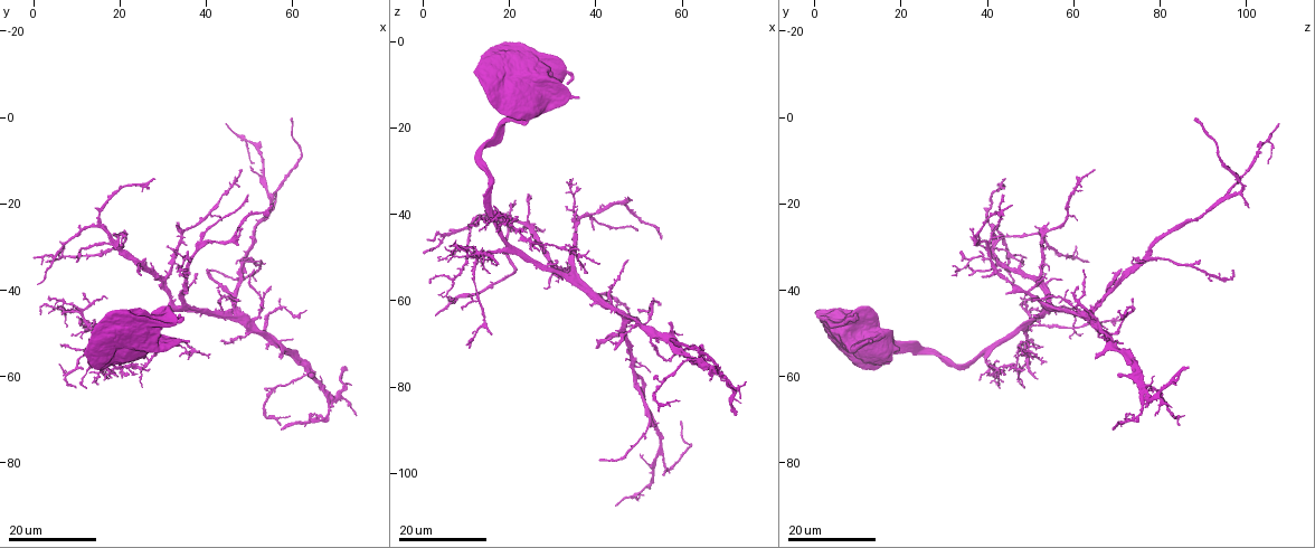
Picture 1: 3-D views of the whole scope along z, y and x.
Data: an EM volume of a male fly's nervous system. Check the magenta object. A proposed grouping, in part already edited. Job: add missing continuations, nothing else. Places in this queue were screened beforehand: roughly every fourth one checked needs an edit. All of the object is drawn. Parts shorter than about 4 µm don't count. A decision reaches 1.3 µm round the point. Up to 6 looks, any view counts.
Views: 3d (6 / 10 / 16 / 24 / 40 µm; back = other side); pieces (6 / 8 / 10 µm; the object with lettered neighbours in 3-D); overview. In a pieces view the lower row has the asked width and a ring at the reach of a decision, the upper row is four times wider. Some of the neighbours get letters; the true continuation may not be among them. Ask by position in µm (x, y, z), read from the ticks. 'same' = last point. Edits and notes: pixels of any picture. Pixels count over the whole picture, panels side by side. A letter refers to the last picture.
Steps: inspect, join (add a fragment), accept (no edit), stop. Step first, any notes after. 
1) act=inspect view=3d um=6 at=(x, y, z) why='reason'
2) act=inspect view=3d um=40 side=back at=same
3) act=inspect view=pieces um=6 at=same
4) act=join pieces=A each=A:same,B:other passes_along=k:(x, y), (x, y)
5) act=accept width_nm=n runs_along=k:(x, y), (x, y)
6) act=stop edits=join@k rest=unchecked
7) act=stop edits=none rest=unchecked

act=inspect view=3d um=24 at=(58.0, 72.5, 68.5) why='free end'

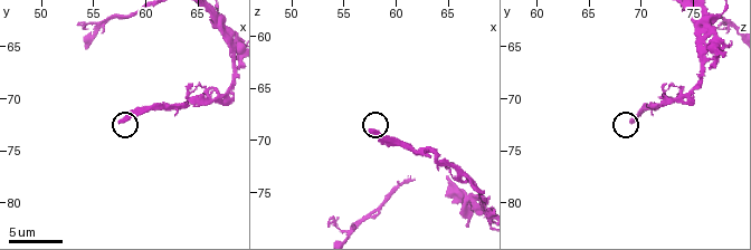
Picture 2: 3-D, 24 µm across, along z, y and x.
act=inspect view=pieces um=10 at=(57.6, 72.0, 69.2)

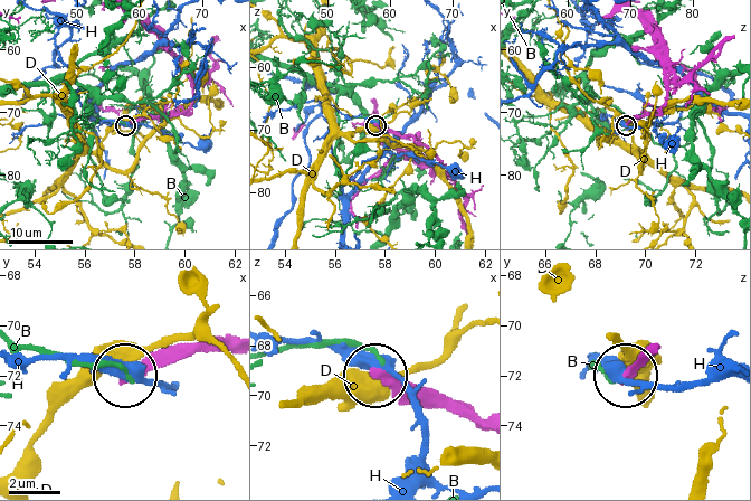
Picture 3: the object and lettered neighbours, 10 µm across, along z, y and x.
act=accept each=B:other,D:other,H:other runs_along=3:(481, 425), (436, 405), (403, 402), (374, 376) found='no lettered fragment goes on from it'

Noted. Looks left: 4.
act=inspect view=3d um=16 at=(72.5, 57.5, 87.0) why='branch stops here'

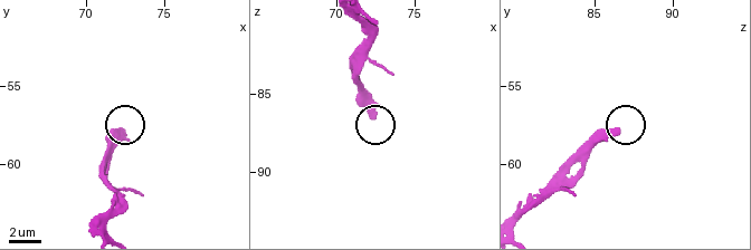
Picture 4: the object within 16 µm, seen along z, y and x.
act=inspect view=3d um=6 at=(72.2, 57.8, 86.4)

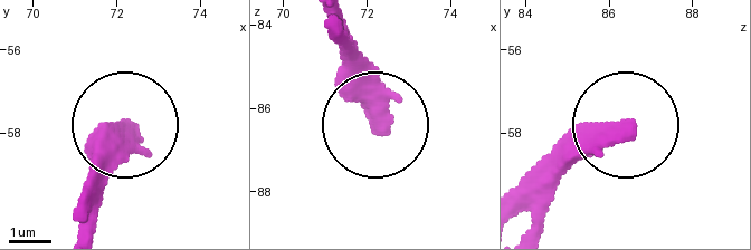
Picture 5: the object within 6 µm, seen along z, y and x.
act=inspect view=pieces um=8 at=(72.20, 57.85, 86.40)

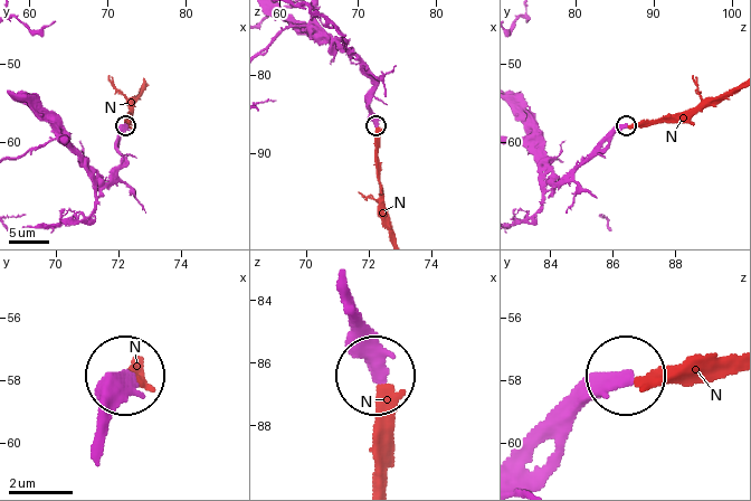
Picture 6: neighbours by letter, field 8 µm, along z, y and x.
act=join pieces=N each=N:same passes_along=6:(544, 440), (597, 394), (725, 368) found='it goes on there'

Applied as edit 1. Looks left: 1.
act=stop edits=join@6 rest=unchecked

